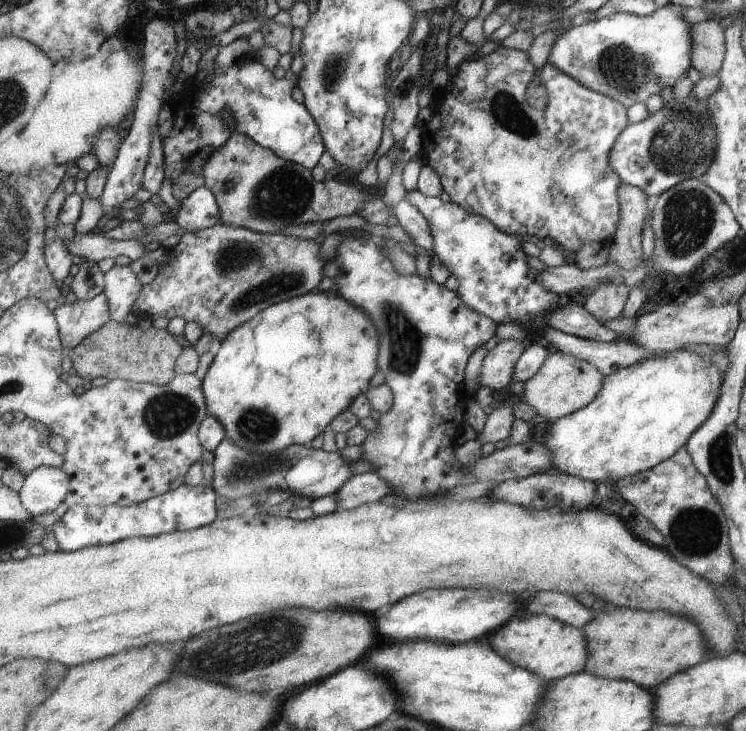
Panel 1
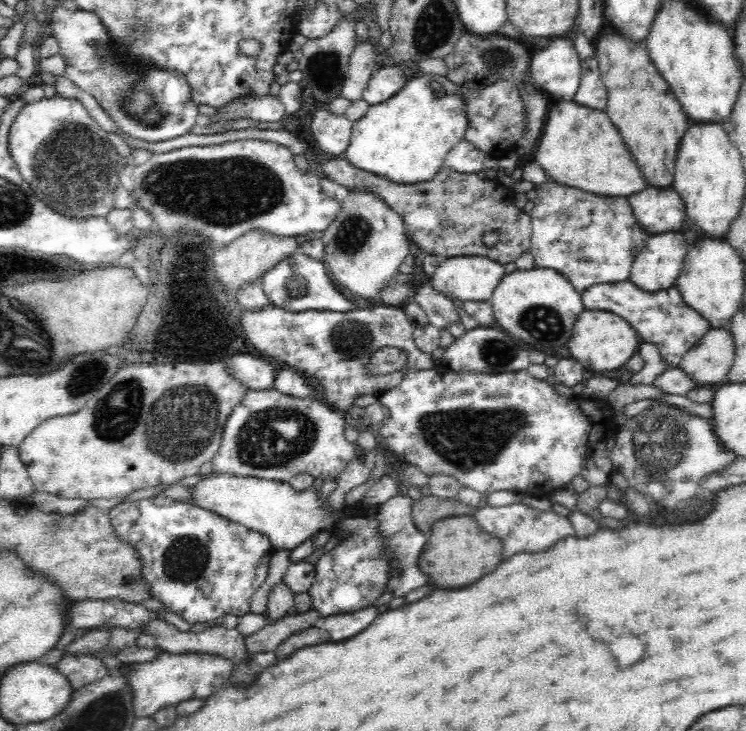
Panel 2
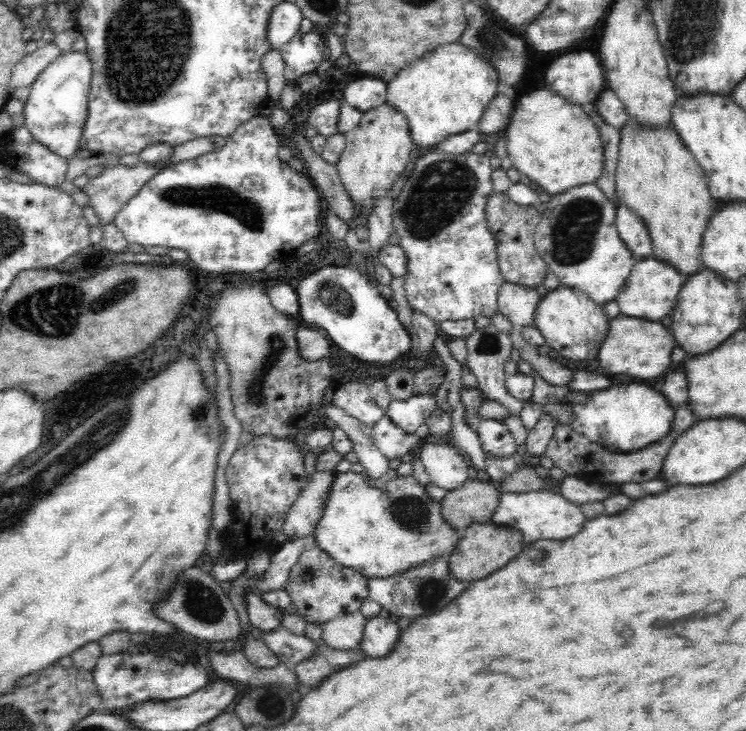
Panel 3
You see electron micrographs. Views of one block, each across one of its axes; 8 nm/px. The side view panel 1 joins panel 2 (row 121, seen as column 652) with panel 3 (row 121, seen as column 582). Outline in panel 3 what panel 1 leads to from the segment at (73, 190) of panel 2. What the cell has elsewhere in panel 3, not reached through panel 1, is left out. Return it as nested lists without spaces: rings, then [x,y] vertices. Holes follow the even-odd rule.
[[[86,52],[62,53],[36,77],[24,104],[23,124],[31,137],[65,161],[73,159],[81,149],[79,142],[89,111],[91,78],[91,57]]]

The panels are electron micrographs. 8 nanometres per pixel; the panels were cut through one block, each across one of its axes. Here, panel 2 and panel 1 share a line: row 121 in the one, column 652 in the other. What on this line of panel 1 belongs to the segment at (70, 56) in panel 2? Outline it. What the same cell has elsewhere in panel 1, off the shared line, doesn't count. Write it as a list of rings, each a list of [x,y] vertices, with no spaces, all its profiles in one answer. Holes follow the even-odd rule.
[[[667,99],[661,110],[645,120],[629,124],[617,135],[609,152],[609,164],[620,182],[631,184],[648,197],[675,186],[685,178],[701,179],[715,156],[715,126],[707,118],[705,100],[677,107]]]

